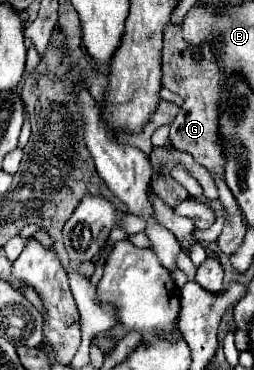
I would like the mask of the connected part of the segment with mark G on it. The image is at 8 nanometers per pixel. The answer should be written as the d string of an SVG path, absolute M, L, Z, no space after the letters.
M168 22L164 34L164 50L162 50L162 86L184 98L184 106L180 108L174 122L170 124L170 140L180 152L192 154L196 162L208 168L212 178L218 178L224 172L224 146L218 126L220 82L222 82L222 74L212 52L206 48L202 50L200 60L192 60L190 46L182 38L180 24Z

